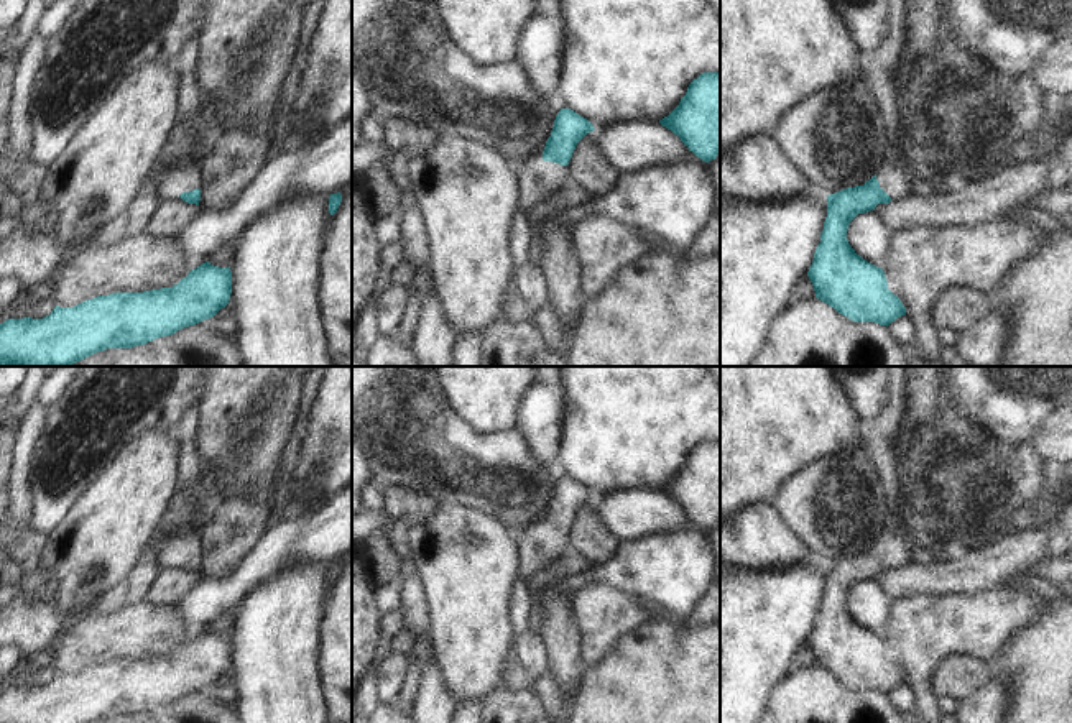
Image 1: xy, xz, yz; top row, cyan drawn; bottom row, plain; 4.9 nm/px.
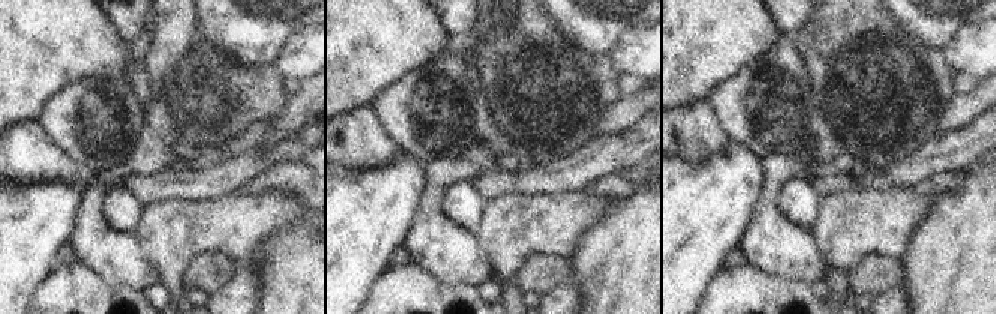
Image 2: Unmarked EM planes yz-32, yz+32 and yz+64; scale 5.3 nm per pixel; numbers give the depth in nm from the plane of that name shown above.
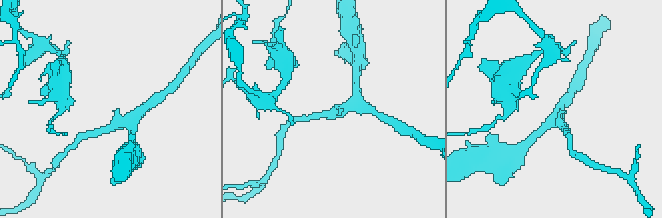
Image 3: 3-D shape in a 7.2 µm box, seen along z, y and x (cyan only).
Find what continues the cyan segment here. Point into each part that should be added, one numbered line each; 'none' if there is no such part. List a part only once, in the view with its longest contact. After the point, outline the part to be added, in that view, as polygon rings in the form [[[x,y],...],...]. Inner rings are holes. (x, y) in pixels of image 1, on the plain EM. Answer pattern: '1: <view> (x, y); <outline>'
1: yz (893, 548); [[[891,523],[886,524],[886,531],[878,539],[876,547],[880,555],[891,565],[891,570],[908,564],[916,550]]]

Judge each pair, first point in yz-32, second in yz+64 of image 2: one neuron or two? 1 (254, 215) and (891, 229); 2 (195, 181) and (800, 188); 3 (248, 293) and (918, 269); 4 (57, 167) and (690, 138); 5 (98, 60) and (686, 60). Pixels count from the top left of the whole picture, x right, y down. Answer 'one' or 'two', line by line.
1: one
2: two
3: two
4: one
5: one

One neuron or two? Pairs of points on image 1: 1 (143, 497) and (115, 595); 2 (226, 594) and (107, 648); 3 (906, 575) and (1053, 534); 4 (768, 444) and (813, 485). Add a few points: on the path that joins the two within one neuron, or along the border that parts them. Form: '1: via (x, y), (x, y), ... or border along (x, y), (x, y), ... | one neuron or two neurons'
1: border along (143, 559), (106, 589), (92, 607) | two neurons
2: border along (173, 607), (191, 636) | two neurons
3: via (942, 575), (984, 571), (1016, 551) | one neuron
4: border along (834, 454), (822, 455), (788, 477), (771, 498) | two neurons

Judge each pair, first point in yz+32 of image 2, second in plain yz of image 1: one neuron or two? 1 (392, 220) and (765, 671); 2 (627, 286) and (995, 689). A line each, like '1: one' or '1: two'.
1: one
2: two

